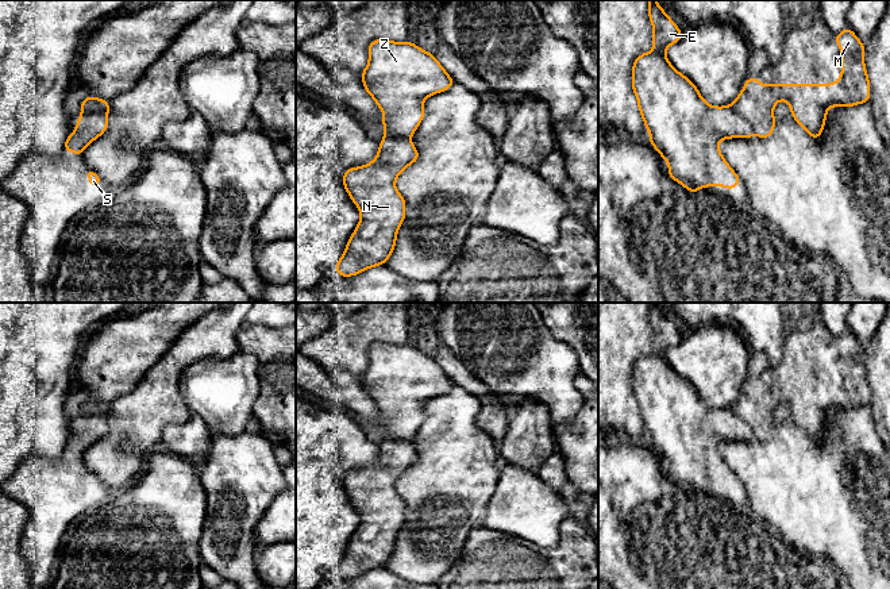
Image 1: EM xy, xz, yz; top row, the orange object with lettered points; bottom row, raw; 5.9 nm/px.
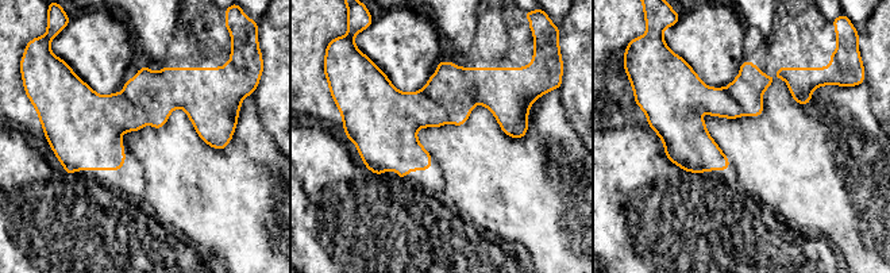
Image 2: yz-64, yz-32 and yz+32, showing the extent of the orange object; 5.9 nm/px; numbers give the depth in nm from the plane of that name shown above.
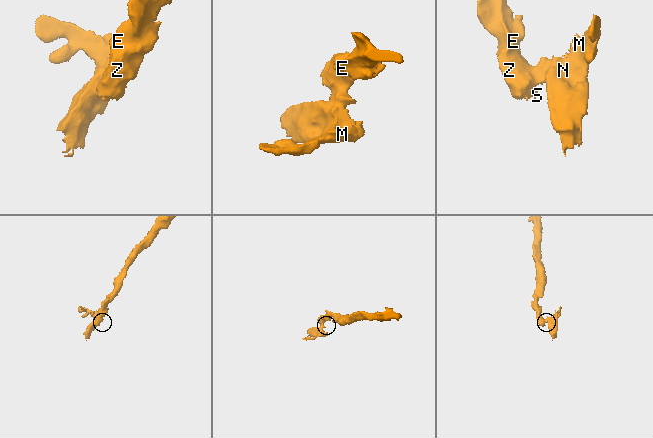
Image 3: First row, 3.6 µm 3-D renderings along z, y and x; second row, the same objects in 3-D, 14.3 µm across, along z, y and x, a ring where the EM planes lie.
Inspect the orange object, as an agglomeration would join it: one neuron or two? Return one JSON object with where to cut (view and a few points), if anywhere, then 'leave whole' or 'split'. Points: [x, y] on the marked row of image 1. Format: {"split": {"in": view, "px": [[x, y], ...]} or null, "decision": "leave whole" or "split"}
{"split": {"in": "yz", "px": [[731, 106], [755, 133]]}, "decision": "split"}

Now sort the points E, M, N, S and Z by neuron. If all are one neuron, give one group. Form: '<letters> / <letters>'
E S Z / M N

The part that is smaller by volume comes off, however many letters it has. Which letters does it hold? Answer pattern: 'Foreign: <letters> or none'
Foreign: M, N

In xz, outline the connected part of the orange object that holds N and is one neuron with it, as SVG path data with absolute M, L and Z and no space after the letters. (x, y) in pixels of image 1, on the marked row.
M384 138L373 162L344 172L343 185L359 208L361 220L335 265L339 276L350 277L385 265L392 255L407 205L394 182L417 158L411 139Z

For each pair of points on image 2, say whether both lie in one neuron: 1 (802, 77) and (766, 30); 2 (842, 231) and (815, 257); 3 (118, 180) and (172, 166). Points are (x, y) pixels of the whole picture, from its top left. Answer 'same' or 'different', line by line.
1: different
2: different
3: different

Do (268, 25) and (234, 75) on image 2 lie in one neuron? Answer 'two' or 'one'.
two

